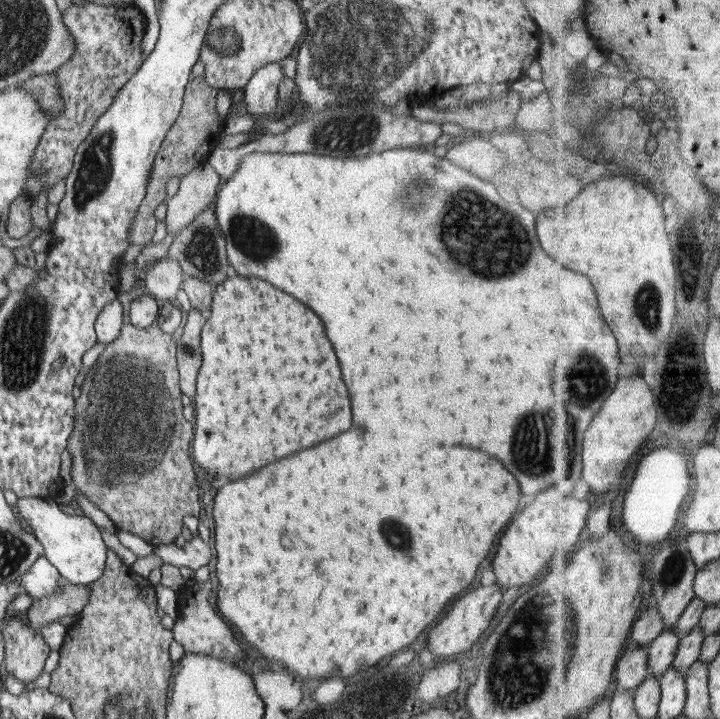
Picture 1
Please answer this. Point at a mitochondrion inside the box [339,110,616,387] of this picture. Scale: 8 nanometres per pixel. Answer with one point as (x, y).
(483, 235)

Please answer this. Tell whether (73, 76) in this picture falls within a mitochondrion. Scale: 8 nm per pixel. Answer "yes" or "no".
no

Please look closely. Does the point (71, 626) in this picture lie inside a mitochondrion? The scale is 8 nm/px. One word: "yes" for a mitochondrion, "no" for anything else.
no

